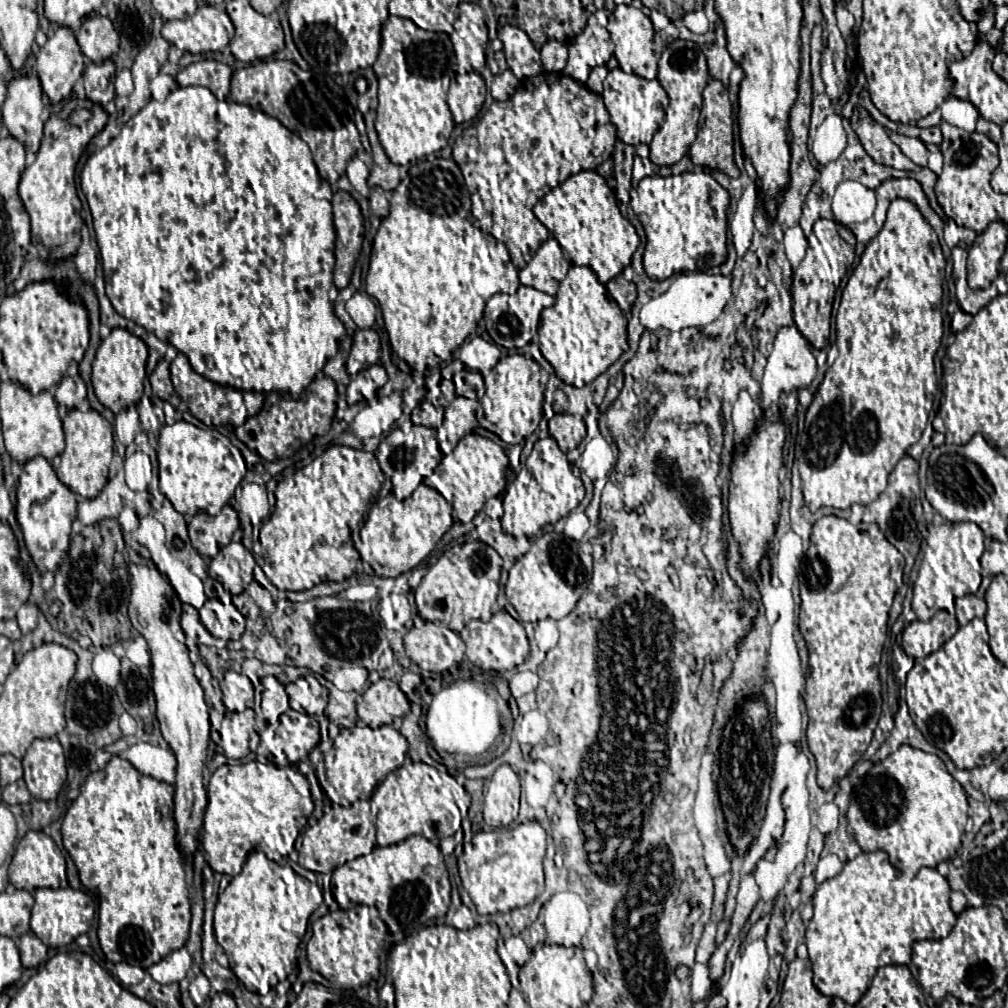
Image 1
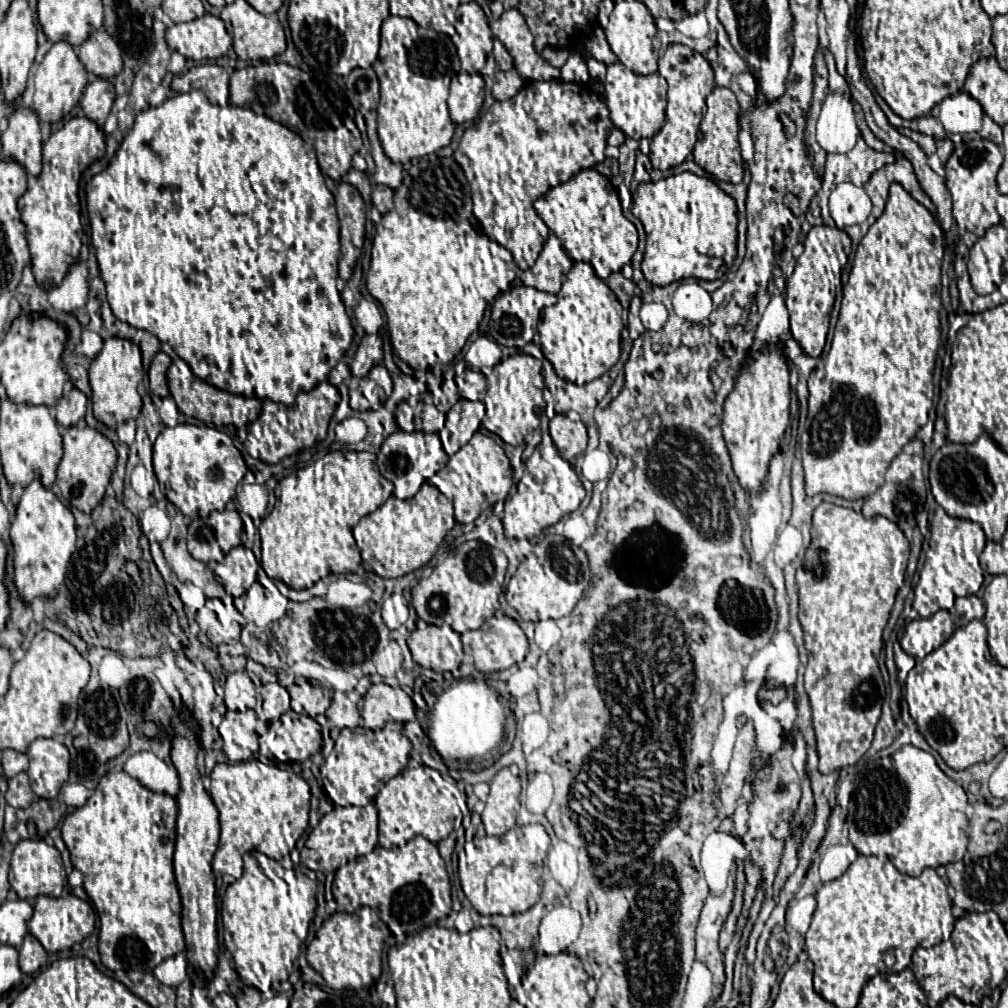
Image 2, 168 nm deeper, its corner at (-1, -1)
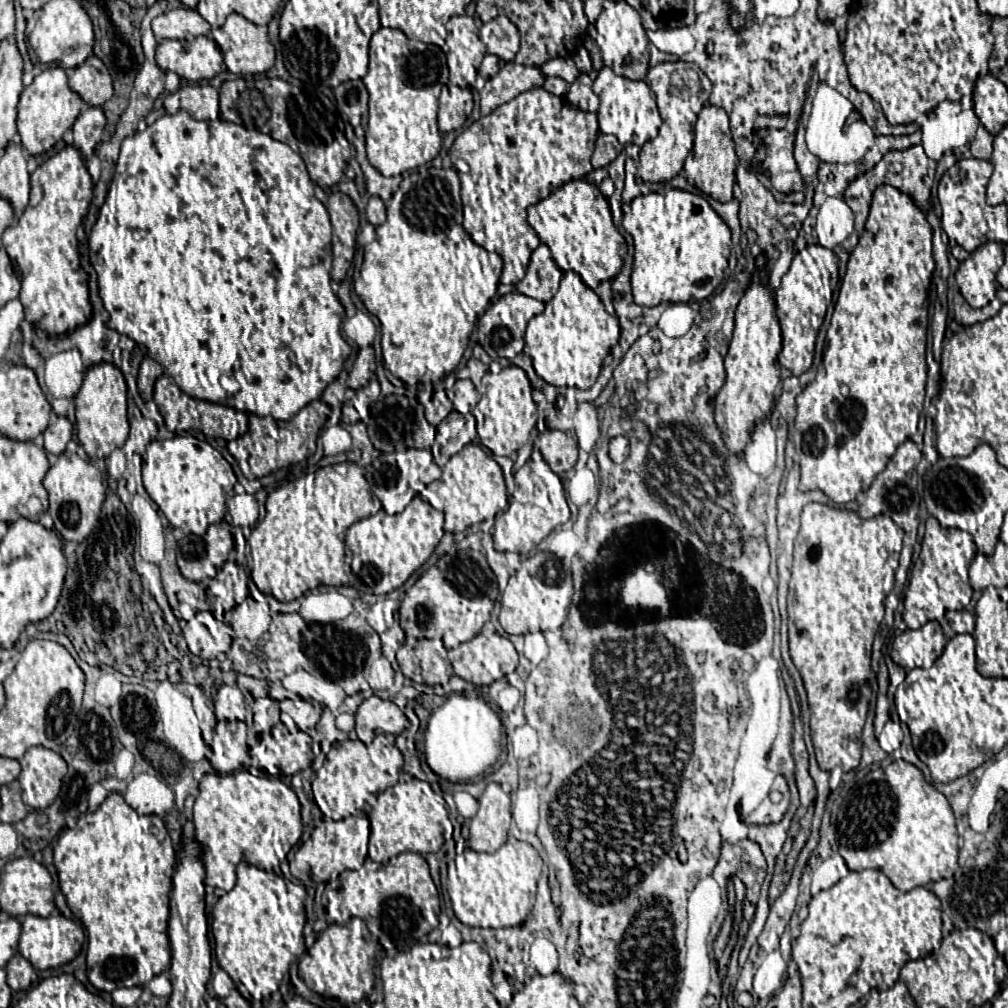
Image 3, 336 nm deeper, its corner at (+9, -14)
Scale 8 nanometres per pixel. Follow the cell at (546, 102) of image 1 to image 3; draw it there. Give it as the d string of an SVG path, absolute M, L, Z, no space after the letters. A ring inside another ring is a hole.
M534 88L498 106L492 114L482 116L454 140L454 146L450 150L453 168L456 169L458 161L468 164L468 171L463 171L467 170L466 166L460 167L458 171L463 205L462 226L478 246L502 256L504 260L504 268L500 274L502 284L516 284L524 278L530 254L540 244L536 232L526 222L526 208L546 198L552 190L560 188L562 184L592 172L590 156L594 150L596 132L598 132L596 114L582 112L570 106L566 98L554 96L544 88Z

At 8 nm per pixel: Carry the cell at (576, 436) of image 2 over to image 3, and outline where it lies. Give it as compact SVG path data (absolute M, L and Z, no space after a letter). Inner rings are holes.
M546 430L540 434L540 452L548 466L556 472L568 472L578 460L578 442L562 430Z

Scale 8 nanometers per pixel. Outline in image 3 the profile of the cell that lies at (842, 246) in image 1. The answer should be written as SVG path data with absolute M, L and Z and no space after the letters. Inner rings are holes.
M819 244L796 252L790 270L782 276L780 288L774 294L776 312L782 326L782 350L778 354L778 362L794 376L800 376L812 366L816 336L824 322L827 308L832 303L832 293L838 282L838 258L832 250Z

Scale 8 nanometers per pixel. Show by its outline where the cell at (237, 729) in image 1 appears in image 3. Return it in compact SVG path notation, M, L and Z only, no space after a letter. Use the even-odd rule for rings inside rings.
M219 721L215 727L211 748L214 754L211 758L211 764L218 773L230 773L248 769L251 765L251 757L247 745L247 726L242 721L234 723Z

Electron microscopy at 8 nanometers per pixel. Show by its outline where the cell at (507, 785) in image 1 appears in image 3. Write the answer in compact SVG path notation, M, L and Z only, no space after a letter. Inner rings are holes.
M490 782L480 796L480 810L470 824L470 848L476 852L496 852L510 828L510 796L500 784Z

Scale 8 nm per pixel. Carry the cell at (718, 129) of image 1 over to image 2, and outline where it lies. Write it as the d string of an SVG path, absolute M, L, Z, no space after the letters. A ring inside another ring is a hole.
M714 87L712 93L706 97L706 105L708 111L700 123L699 136L694 147L694 161L720 181L740 183L744 175L744 161L740 157L738 145L738 101L730 89Z

